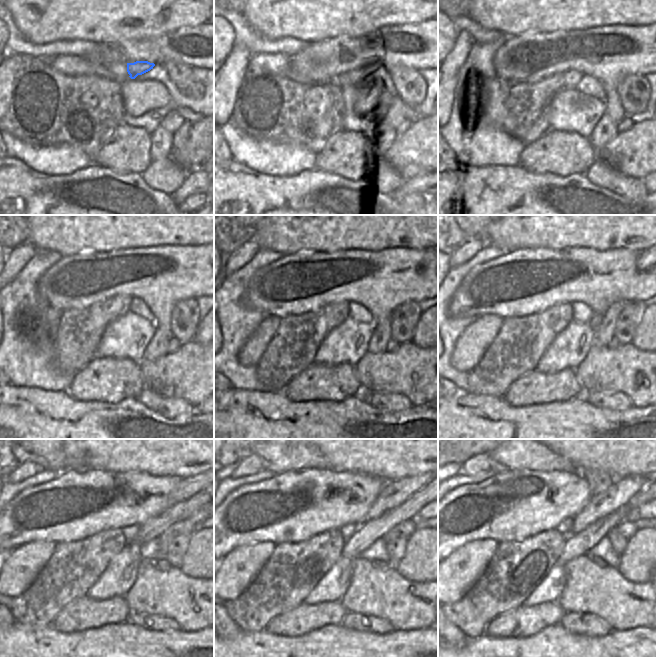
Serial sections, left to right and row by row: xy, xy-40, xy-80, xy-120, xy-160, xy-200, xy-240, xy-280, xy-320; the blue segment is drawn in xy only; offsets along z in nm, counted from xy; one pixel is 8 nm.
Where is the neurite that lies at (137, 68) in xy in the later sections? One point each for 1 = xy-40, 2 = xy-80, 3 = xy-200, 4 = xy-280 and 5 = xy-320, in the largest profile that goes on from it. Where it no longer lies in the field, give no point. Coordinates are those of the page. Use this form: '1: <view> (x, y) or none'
1: xy-40 (349, 78)
2: xy-80 (538, 96)
3: xy-200 (520, 343)
4: xy-280 (293, 569)
5: xy-320 (517, 568)

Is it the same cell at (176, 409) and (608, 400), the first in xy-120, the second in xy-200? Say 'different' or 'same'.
same

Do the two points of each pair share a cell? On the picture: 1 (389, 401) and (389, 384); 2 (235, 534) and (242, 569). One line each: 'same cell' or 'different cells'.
1: different cells
2: different cells

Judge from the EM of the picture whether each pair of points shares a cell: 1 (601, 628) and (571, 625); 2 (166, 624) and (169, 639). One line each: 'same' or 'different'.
1: same
2: different

